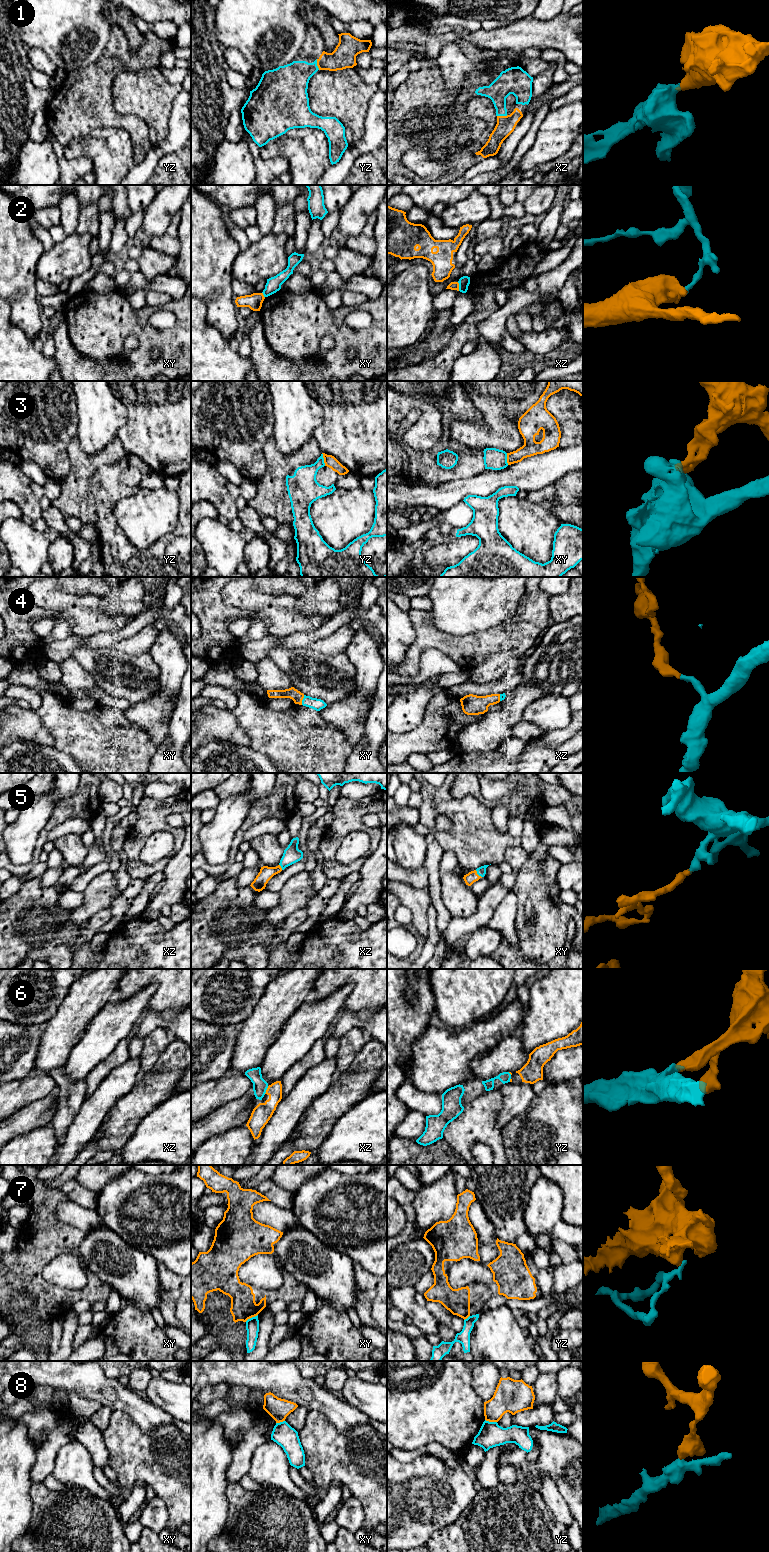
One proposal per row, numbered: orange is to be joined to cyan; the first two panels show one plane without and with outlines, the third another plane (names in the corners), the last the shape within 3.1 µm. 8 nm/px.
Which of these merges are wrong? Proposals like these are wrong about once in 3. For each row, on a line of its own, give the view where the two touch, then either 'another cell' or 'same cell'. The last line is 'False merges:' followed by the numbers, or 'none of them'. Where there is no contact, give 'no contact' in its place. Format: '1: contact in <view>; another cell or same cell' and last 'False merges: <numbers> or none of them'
1: contact in yz; same cell
2: contact in xz; another cell
3: contact in yz; another cell
4: contact in xy; same cell
5: contact in xy; same cell
6: contact in xz; same cell
7: contact in xy; another cell
8: contact in yz; another cell
False merges: 2, 3, 7, 8

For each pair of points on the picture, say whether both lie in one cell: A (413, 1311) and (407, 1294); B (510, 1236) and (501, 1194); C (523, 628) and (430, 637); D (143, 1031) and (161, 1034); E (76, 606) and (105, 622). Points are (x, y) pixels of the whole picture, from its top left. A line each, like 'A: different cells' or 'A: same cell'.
A: same cell
B: same cell
C: same cell
D: different cells
E: same cell

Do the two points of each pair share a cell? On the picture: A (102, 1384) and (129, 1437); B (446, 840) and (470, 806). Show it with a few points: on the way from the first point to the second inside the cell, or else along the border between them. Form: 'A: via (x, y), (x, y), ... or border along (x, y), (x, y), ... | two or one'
A: border along (112, 1410), (122, 1410), (134, 1423) | two
B: via (455, 834), (469, 820), (469, 815) | one

